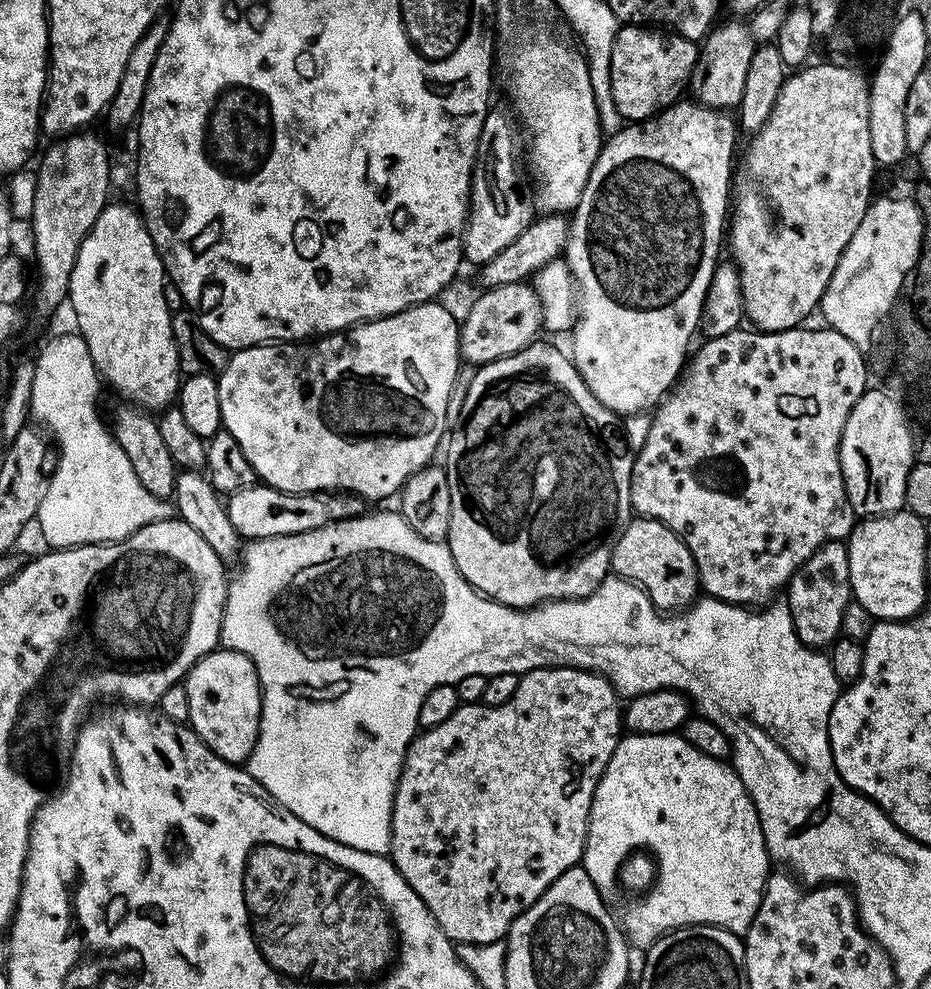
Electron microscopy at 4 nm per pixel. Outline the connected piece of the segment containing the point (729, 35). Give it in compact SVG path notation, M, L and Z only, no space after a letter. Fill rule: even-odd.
M736 18L729 20L729 24L717 23L704 37L698 48L696 65L690 81L690 96L695 103L707 104L710 108L721 110L735 109L742 102L742 90L746 90L750 58L754 58L758 47L752 40L747 23L739 24L741 21Z

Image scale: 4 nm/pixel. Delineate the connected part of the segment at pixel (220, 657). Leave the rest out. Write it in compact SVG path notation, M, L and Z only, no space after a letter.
M233 648L207 652L184 677L186 699L190 702L187 723L200 735L207 748L226 762L243 765L256 745L260 729L260 683L254 662Z

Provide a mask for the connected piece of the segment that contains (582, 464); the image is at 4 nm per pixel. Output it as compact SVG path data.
M533 342L522 350L518 350L518 354L510 354L509 356L498 358L489 364L479 365L473 371L476 373L470 376L468 380L468 389L466 390L466 398L462 402L460 419L451 425L450 431L446 436L446 448L448 444L448 464L446 463L446 471L448 481L450 482L450 530L446 537L448 549L450 550L450 554L454 554L454 562L462 574L462 578L466 578L466 582L470 582L472 588L476 589L477 592L481 592L489 600L496 600L500 604L505 604L511 608L534 608L538 604L543 604L545 600L577 600L583 596L588 596L602 581L609 579L612 567L612 545L616 543L616 539L620 536L620 531L628 525L628 521L633 519L634 516L632 511L632 495L630 494L634 452L627 439L622 435L621 429L620 432L616 429L616 420L618 421L617 413L610 411L606 406L602 406L602 402L598 402L598 398L594 398L594 394L588 389L584 379L580 377L580 371L572 363L567 351L559 352L552 344L540 343Z

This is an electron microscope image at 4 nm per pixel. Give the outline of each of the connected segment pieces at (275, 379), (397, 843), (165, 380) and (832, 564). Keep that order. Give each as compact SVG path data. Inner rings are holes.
M429 302L426 304L416 304L412 308L402 310L398 314L390 314L383 316L377 320L366 320L362 324L357 324L351 328L345 328L342 332L333 332L327 336L321 336L315 342L269 342L267 344L257 344L251 348L242 348L233 351L228 358L228 364L225 366L224 371L219 373L218 376L218 402L222 405L222 428L223 431L229 432L234 438L234 442L238 442L238 446L242 450L242 454L246 454L246 462L250 462L250 466L255 470L257 477L263 483L269 484L272 488L277 488L283 492L330 492L339 490L344 494L355 494L364 497L365 501L372 502L372 500L384 500L387 496L395 497L400 489L404 487L404 483L412 477L419 468L425 467L429 463L428 460L436 452L436 447L441 447L442 441L446 436L446 429L449 427L450 421L446 414L446 406L448 399L452 393L454 382L458 378L456 372L462 367L460 358L460 324L452 317L452 312L448 308L443 308L440 302Z
M535 668L520 676L518 690L510 702L502 706L490 706L483 702L461 704L446 722L425 728L412 740L404 756L404 769L396 783L396 797L392 803L392 847L390 859L406 878L406 882L416 891L418 898L430 910L438 926L456 944L474 942L485 944L504 940L512 923L526 911L566 870L577 867L584 859L584 847L588 837L588 819L592 809L592 799L598 782L622 738L622 700L615 688L598 672L587 672L581 668Z
M110 202L98 214L98 222L86 234L70 274L67 303L76 315L78 334L90 350L96 371L125 396L129 405L141 410L163 410L177 399L182 373L172 333L172 313L163 297L164 264L137 209Z
M827 540L821 548L814 550L812 557L788 580L786 585L787 592L786 603L792 615L792 621L796 627L800 642L817 650L831 645L841 635L842 610L846 610L848 601L853 599L847 543L842 540Z

